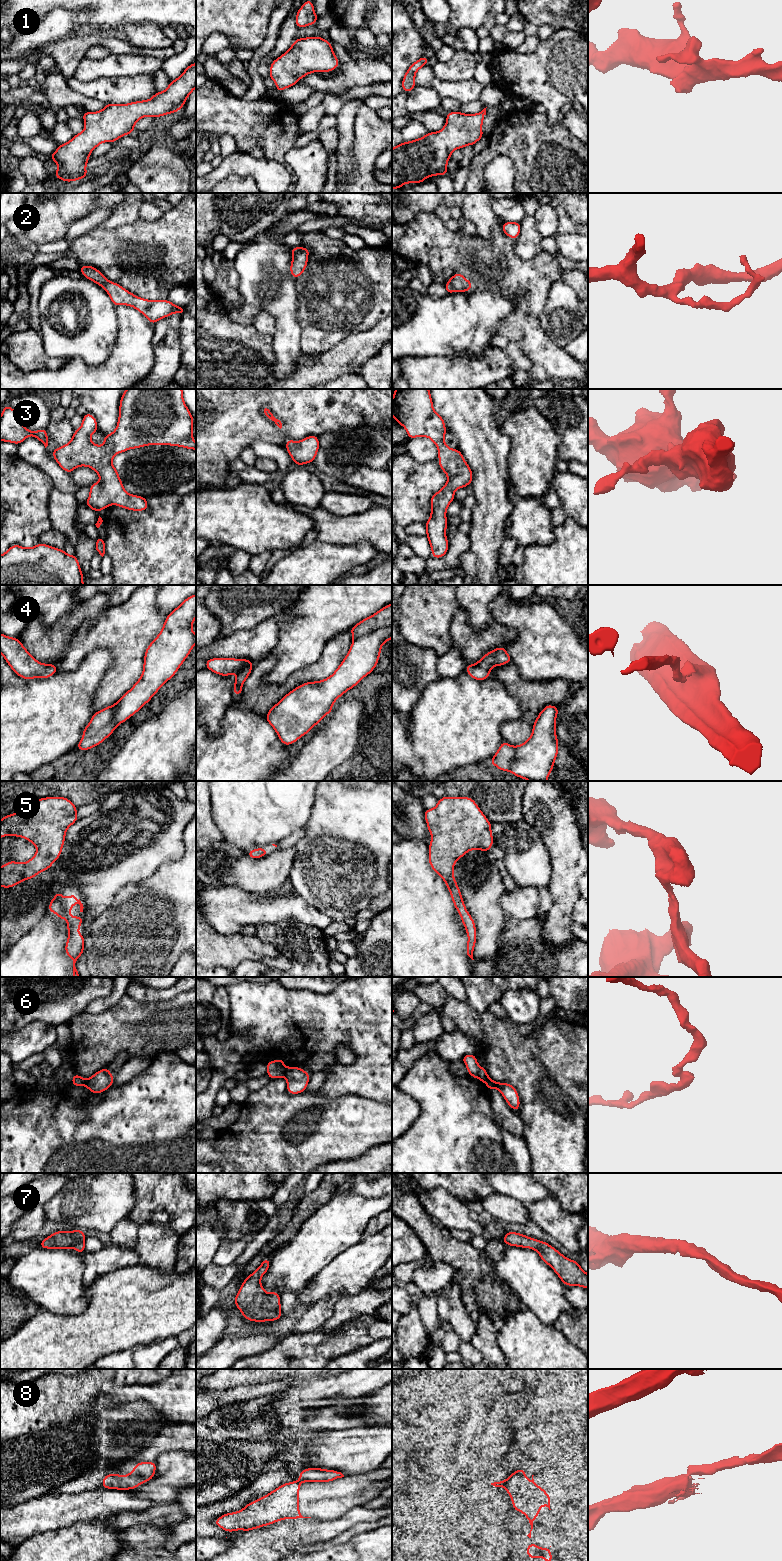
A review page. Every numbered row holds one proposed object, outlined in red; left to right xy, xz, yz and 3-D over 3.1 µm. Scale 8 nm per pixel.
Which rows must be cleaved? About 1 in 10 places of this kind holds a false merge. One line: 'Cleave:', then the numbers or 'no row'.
Cleave: 6, 8

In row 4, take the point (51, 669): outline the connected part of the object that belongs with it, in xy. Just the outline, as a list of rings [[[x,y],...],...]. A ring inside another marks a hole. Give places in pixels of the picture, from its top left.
[[[0,633],[0,653],[14,671],[25,680],[50,678],[57,672],[57,665],[38,662],[18,638]]]

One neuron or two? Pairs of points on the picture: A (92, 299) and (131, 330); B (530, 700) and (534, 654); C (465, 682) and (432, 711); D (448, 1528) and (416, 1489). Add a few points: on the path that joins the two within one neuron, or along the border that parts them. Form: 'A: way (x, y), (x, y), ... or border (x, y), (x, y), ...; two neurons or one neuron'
A: border (116, 307), (118, 336), (114, 343); two neurons
B: border (515, 664), (518, 674), (527, 680), (555, 680); two neurons
C: way (457, 690), (440, 707); one neuron
D: border (446, 1520), (453, 1524); two neurons

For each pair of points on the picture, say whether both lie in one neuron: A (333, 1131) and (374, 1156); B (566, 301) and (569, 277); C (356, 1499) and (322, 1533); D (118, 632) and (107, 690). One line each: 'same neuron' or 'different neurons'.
A: different neurons
B: different neurons
C: different neurons
D: same neuron

